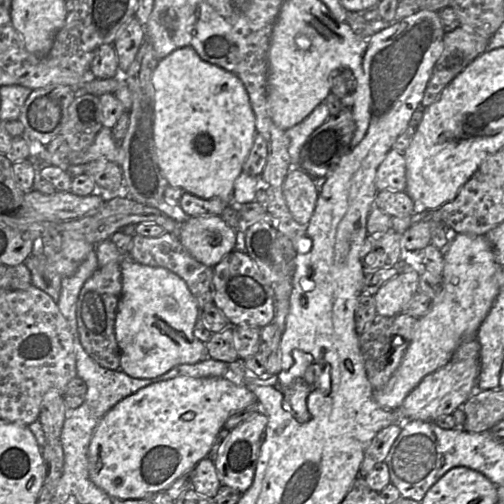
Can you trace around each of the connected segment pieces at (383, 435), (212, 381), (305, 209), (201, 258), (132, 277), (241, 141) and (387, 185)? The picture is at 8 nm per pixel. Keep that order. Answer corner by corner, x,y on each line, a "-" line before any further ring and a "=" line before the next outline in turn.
392,424
377,433
365,450
364,458
359,469
359,477
365,477
376,464
385,461
401,430
402,425
=
178,376
152,383
119,401
100,421
89,445
89,477
112,499
141,499
166,491
176,479
208,457
218,433
231,415
256,403
257,398
249,388
225,377
=
291,168
283,182
282,191
295,221
307,225
319,195
316,180
301,168
=
221,216
190,217
179,224
176,235
194,259
210,267
214,267
235,249
236,229
228,226
=
130,255
120,263
122,291
117,308
115,335
120,350
120,370
139,379
155,378
181,364
195,364
208,357
206,344
194,335
200,309
185,281
177,274
161,267
136,262
=
189,46
176,49
161,59
151,81
154,87
155,151
168,185
202,199
219,198
232,204
234,182
243,172
243,164
257,134
255,114
243,82
236,74
202,60
=
390,149
376,171
375,186
377,191
406,190
406,161
403,152

